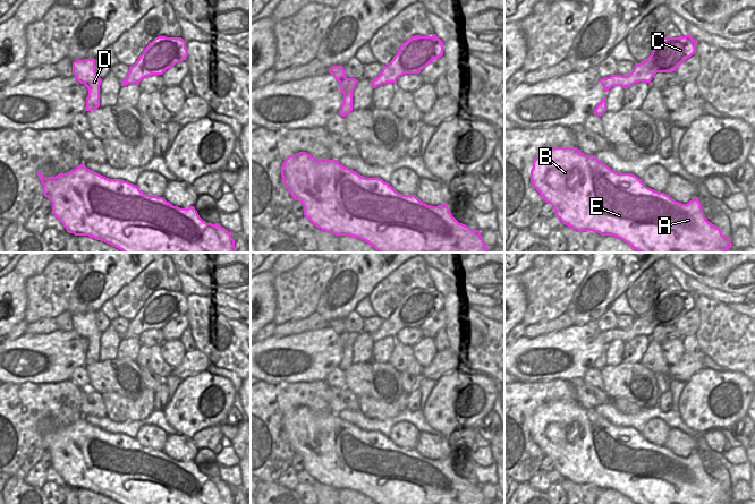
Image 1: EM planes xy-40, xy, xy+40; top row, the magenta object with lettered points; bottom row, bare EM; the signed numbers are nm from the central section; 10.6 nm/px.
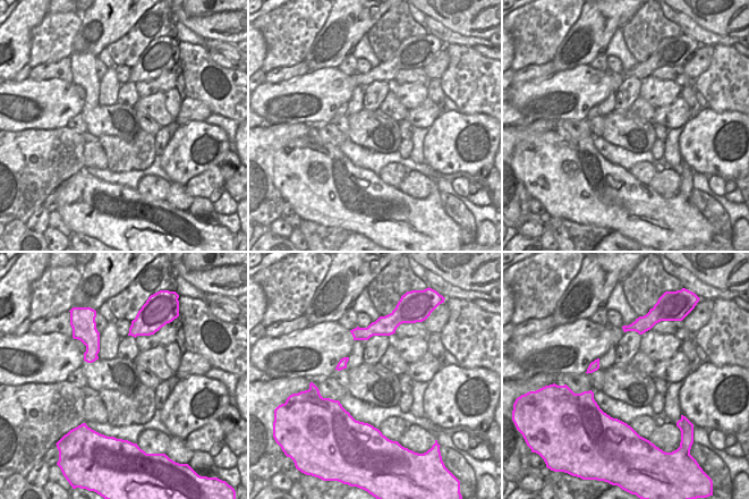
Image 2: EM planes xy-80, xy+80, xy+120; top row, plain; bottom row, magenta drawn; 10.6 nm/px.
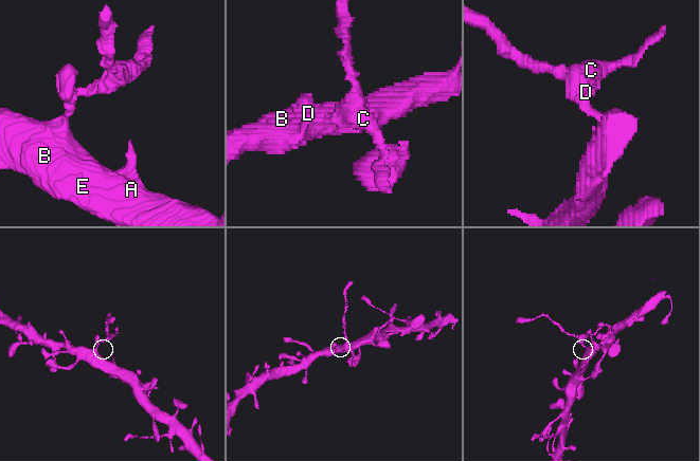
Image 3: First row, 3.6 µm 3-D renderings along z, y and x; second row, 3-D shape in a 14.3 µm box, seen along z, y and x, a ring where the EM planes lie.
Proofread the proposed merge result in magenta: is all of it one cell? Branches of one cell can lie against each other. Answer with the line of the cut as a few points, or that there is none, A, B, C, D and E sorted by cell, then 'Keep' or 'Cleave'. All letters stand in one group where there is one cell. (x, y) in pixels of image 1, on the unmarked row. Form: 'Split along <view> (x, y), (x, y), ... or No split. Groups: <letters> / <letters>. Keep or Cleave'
Split along xy+40 (595, 361), (602, 367). Groups: A B E / C D. Cleave

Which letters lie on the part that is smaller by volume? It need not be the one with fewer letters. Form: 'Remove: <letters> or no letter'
Remove: C, D

